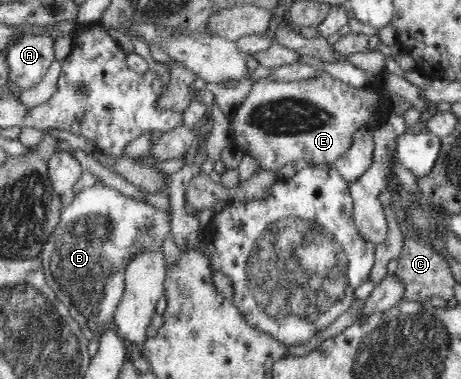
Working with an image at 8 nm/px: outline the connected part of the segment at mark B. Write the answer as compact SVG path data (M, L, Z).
M100 183L72 192L72 195L73 200L61 209L58 225L48 237L48 245L42 249L37 264L42 268L52 291L70 309L70 315L76 319L76 323L82 329L90 327L90 333L98 338L104 321L115 315L120 303L124 289L124 261L128 261L128 254L140 250L141 246L152 246L152 252L160 252L166 237L171 237L172 214L157 209L148 201L136 201Z

